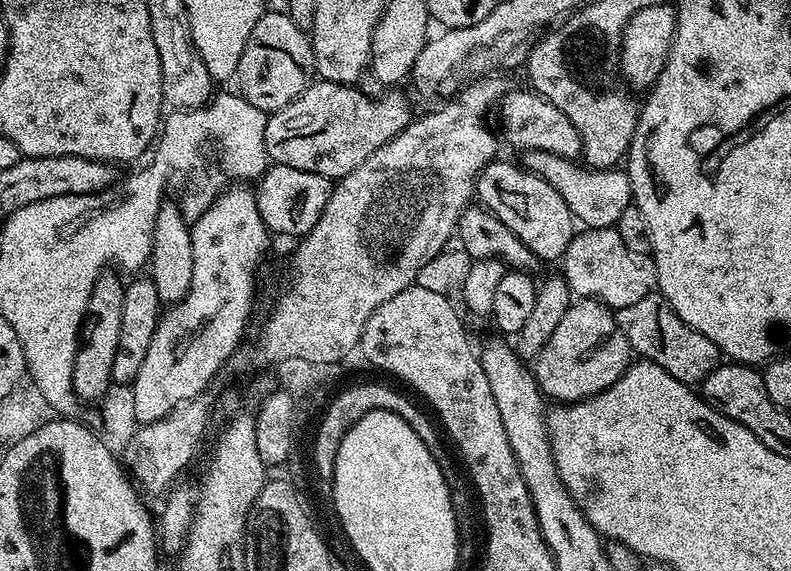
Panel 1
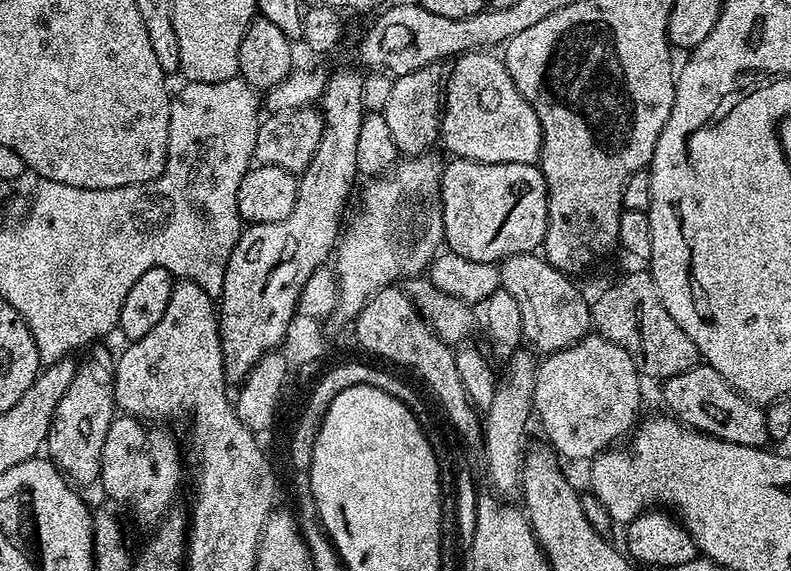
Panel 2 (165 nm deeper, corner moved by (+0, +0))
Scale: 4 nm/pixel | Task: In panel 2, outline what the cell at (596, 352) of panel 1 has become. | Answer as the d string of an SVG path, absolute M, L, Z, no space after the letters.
M599 334L583 336L578 343L568 348L547 353L536 365L532 399L535 419L540 419L540 428L544 431L543 439L565 461L588 462L598 453L607 452L617 442L623 441L620 439L624 435L625 439L633 431L641 415L640 380L642 381L642 373L628 351Z

